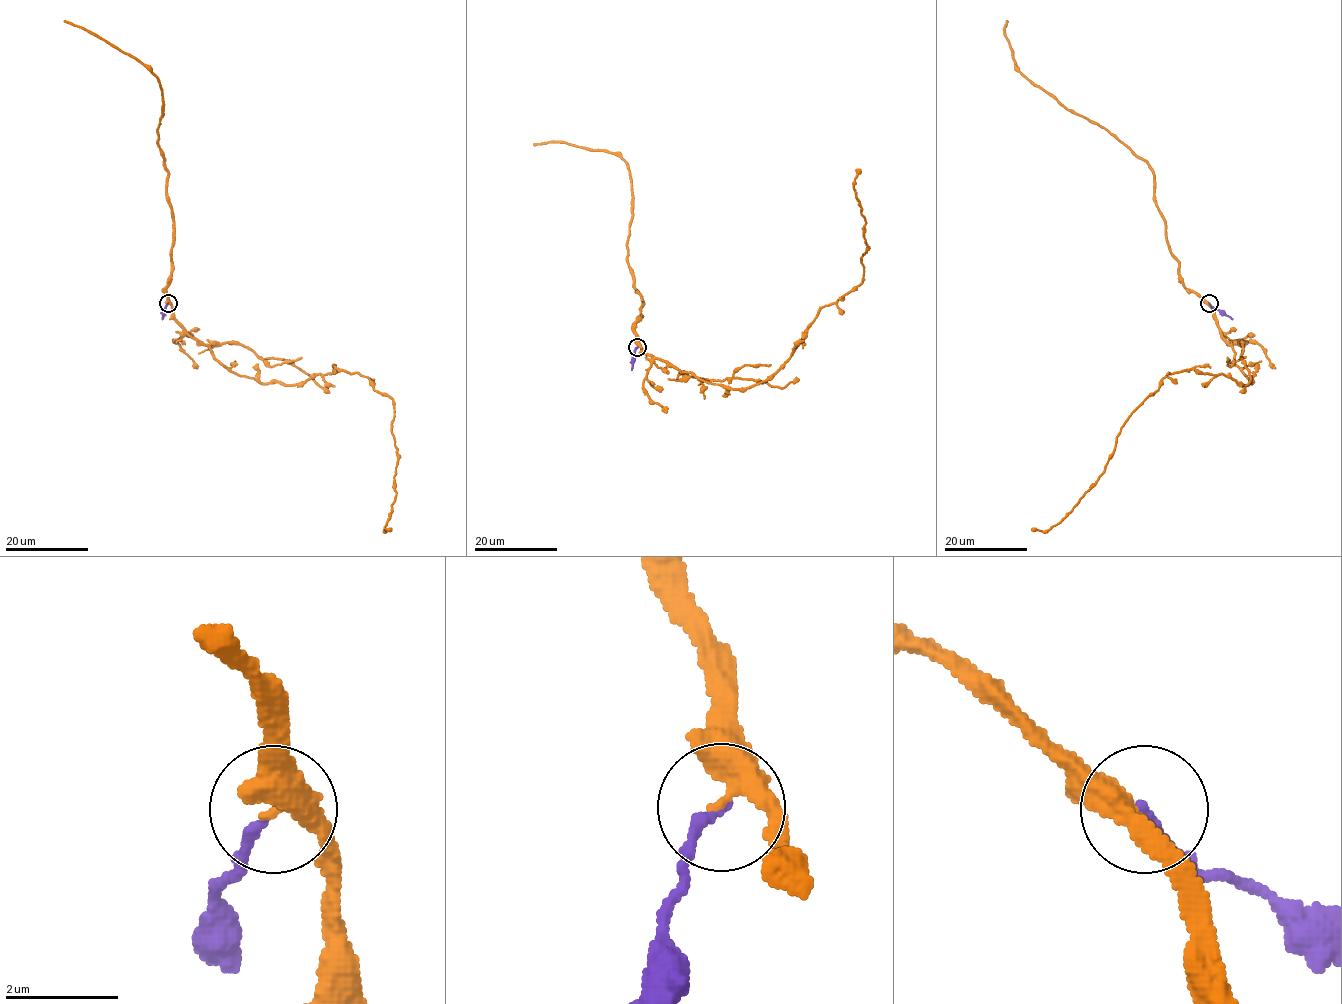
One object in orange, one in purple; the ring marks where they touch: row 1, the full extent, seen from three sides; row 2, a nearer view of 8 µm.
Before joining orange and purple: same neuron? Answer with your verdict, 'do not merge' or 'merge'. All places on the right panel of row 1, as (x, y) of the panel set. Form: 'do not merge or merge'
merge

